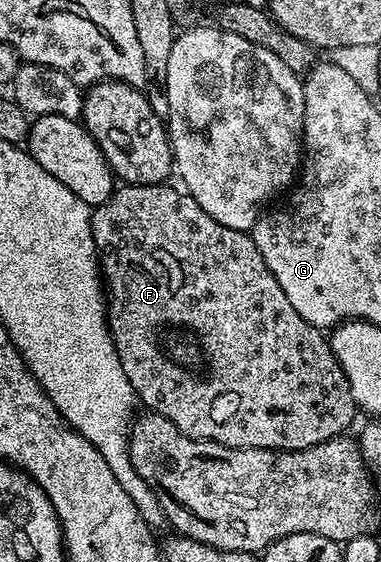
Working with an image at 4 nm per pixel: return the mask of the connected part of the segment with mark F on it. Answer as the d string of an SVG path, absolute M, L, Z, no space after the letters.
M164 183L154 185L120 185L113 190L107 203L101 203L92 212L92 236L96 254L100 261L100 274L106 288L106 310L108 328L114 345L118 349L118 361L122 361L122 373L130 381L132 392L141 404L145 403L149 412L174 421L174 425L184 435L192 439L206 439L209 443L221 443L227 447L261 447L263 451L301 451L319 443L343 436L344 431L358 415L358 408L348 378L334 357L329 336L321 328L310 325L290 305L282 285L274 281L274 273L266 269L262 253L254 245L251 234L238 229L226 229L219 221L214 221L194 197L179 186L168 187Z

